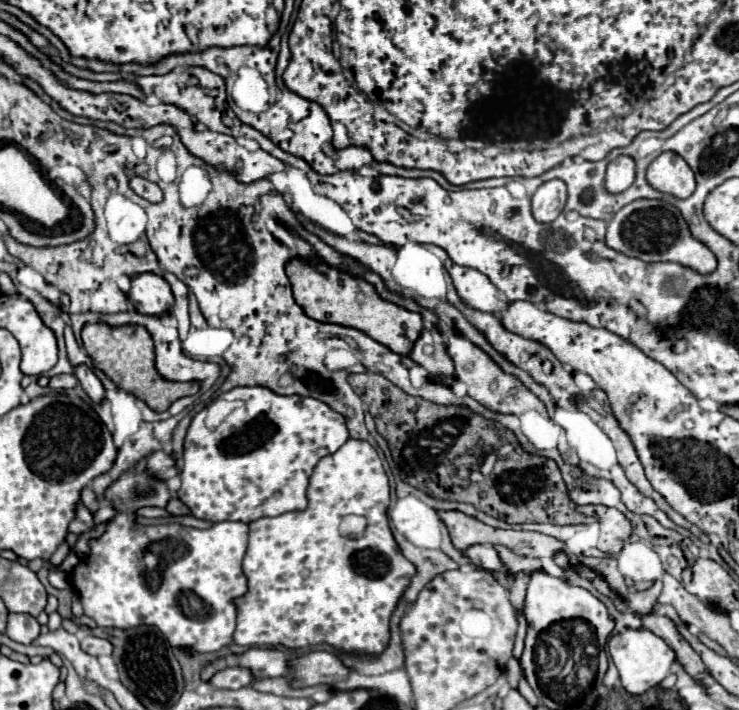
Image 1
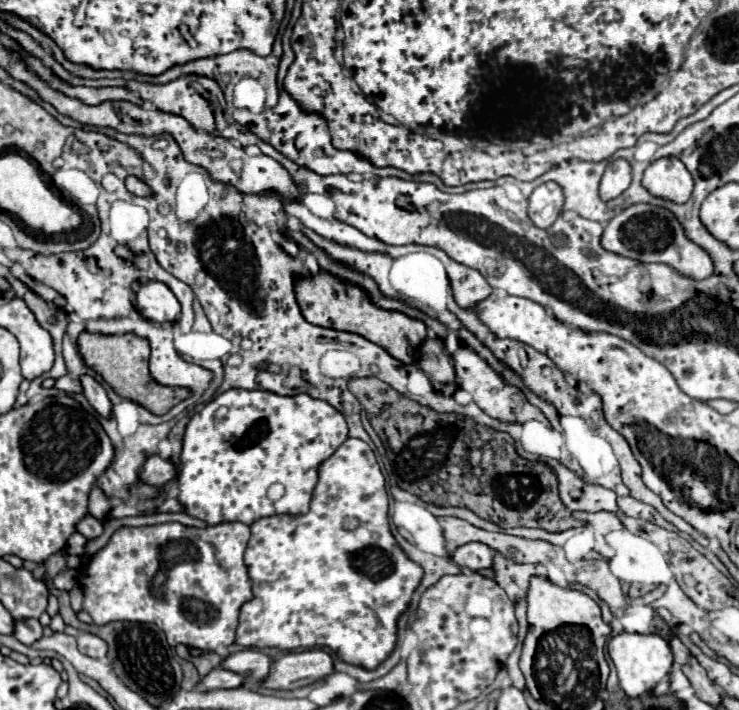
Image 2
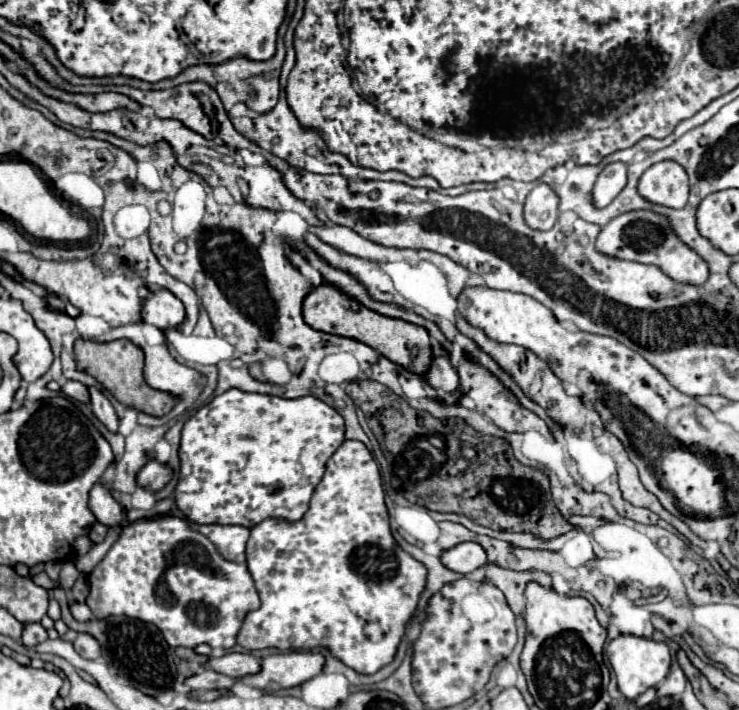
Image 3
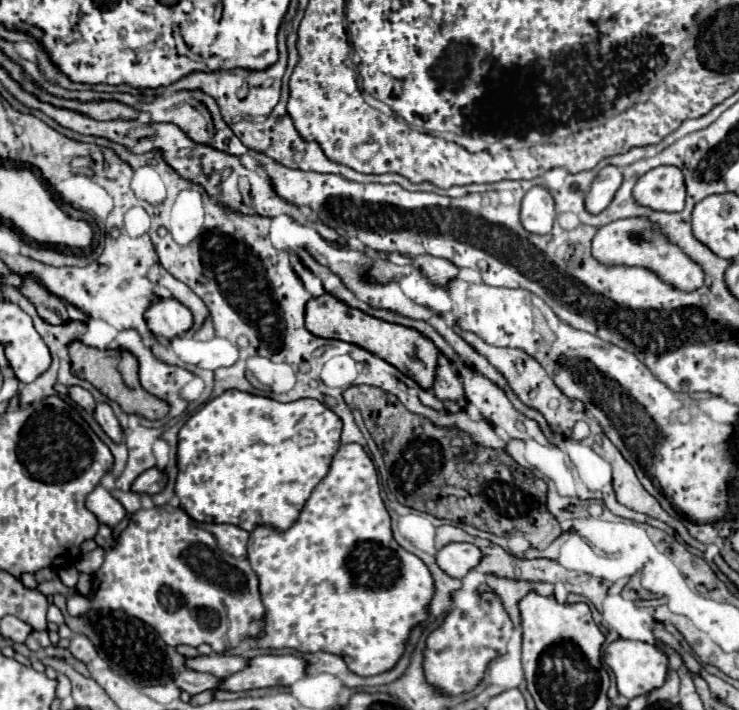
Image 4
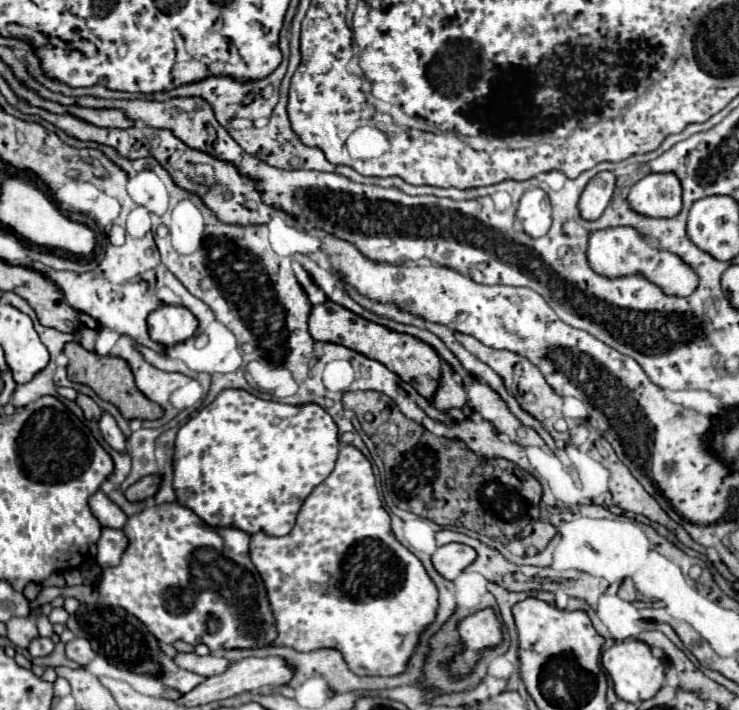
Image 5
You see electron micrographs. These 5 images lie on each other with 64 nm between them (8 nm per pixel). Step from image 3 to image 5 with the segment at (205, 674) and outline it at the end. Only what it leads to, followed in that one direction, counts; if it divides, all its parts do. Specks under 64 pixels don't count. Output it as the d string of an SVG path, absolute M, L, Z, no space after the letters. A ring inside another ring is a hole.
M174 670L174 672L164 672L160 682L170 686L170 688L176 688L180 692L190 692L192 688L196 688L196 684L202 684L206 678L200 676L200 674L194 674L194 672L188 672L188 670Z

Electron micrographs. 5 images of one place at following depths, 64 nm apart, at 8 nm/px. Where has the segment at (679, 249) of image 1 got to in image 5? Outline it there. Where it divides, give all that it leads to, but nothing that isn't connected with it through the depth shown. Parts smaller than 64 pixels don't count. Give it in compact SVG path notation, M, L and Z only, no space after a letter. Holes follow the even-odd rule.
M632 226L596 230L590 236L588 262L590 262L592 270L602 276L616 278L616 276L628 276L628 274L642 274L648 280L652 280L654 284L658 284L666 294L690 296L698 288L698 282L700 282L694 268L684 264L684 260L680 260L680 256L676 256L672 252L664 252L662 248L650 246L650 244L652 242Z

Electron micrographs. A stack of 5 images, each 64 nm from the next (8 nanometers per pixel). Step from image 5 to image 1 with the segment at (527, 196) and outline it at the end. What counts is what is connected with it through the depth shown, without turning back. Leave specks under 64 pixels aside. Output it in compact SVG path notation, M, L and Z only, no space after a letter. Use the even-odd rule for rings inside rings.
M562 180L544 182L532 196L532 214L538 222L556 220L566 204L566 184Z

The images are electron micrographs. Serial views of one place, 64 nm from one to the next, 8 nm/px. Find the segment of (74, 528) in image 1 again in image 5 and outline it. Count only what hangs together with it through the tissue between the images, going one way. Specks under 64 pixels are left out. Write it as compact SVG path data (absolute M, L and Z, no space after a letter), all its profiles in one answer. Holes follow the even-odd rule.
M102 528L102 536L96 542L98 546L98 562L100 566L116 566L120 562L120 556L124 548L128 546L128 538L124 536L122 530L114 528Z

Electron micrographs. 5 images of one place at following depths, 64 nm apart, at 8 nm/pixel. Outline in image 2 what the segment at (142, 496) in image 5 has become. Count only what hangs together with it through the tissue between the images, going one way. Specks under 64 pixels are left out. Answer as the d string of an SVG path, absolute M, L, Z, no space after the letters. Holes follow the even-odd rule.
M150 456L144 466L142 466L142 474L140 480L146 484L154 484L154 486L164 486L166 482L170 482L176 476L176 466L170 460L156 456Z

